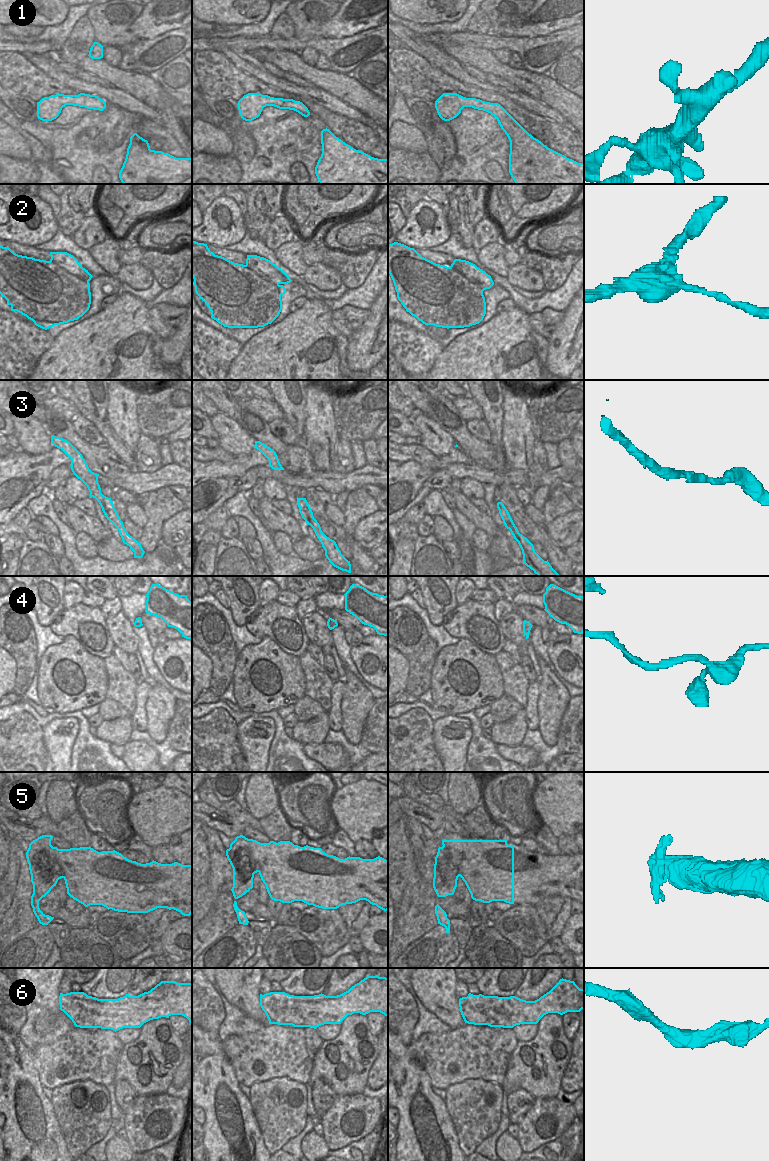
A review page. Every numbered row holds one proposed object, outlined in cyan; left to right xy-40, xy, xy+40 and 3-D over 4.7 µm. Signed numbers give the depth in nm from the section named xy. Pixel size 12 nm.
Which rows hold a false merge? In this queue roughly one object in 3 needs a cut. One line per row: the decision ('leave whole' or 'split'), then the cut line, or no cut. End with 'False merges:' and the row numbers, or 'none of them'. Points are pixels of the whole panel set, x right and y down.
1: leave whole | no cut
2: split | xy-40 (50, 260), (88, 282)
3: leave whole | no cut
4: leave whole | no cut
5: leave whole | no cut
6: leave whole | no cut
False merges: 2

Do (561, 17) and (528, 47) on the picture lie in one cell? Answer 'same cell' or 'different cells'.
different cells

